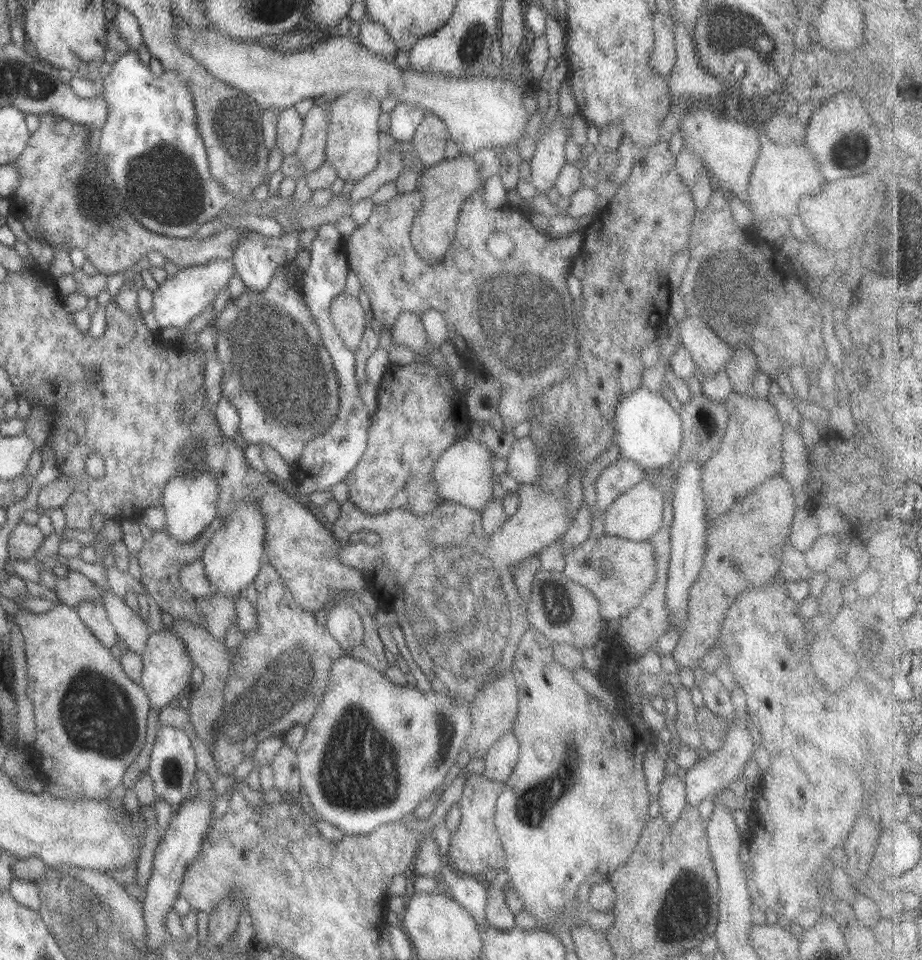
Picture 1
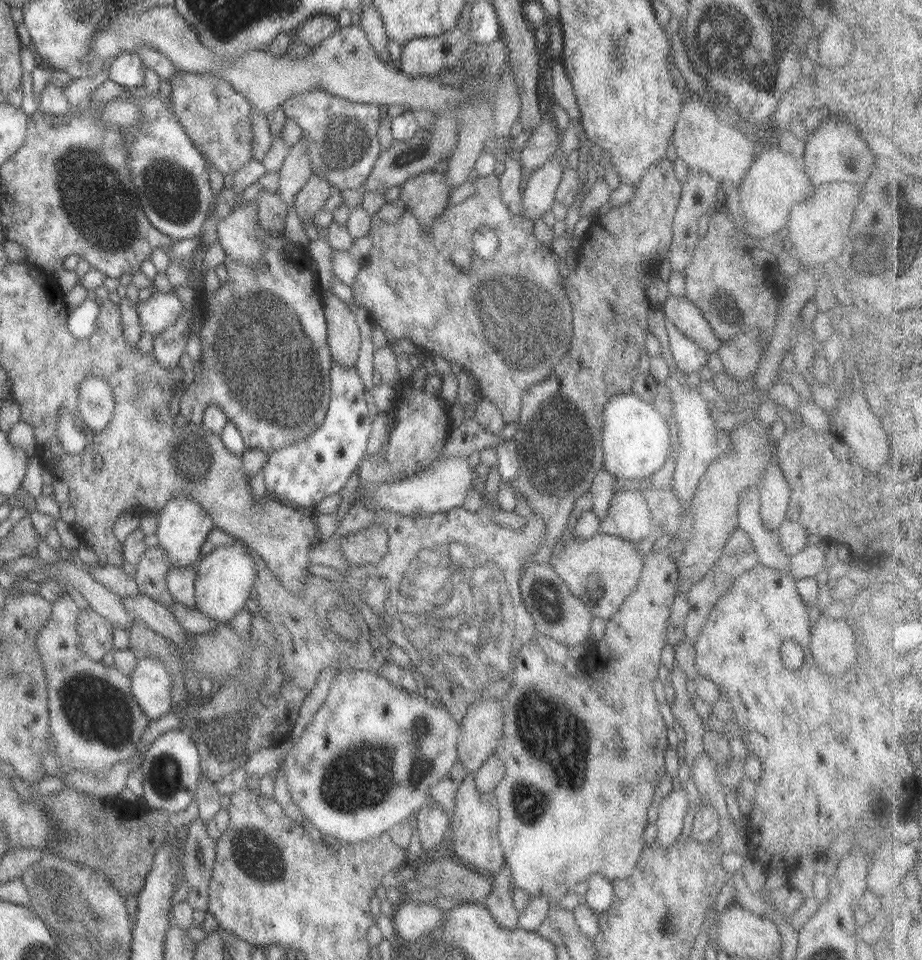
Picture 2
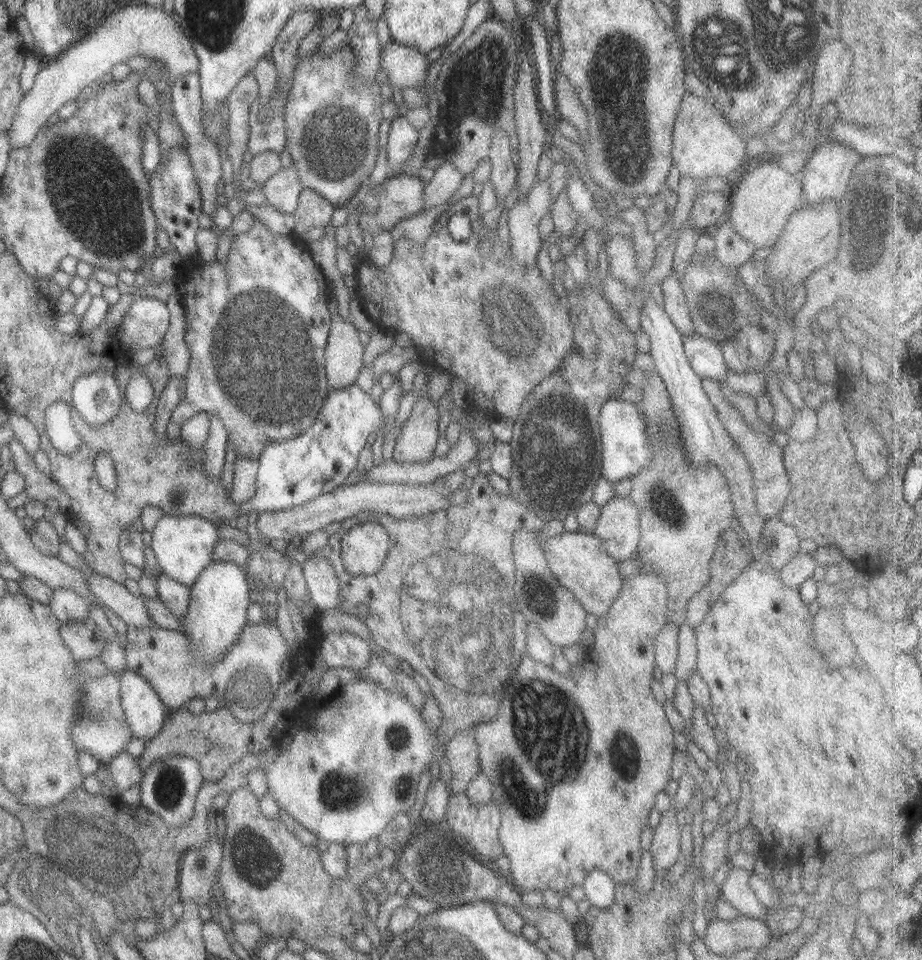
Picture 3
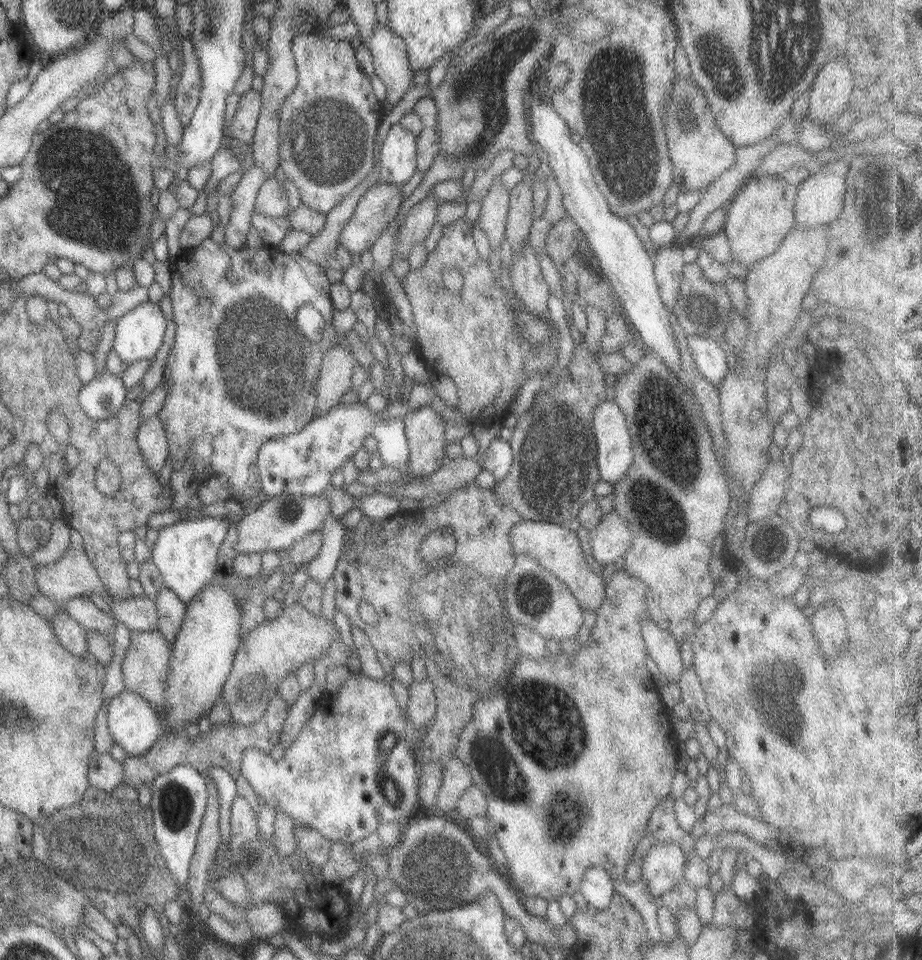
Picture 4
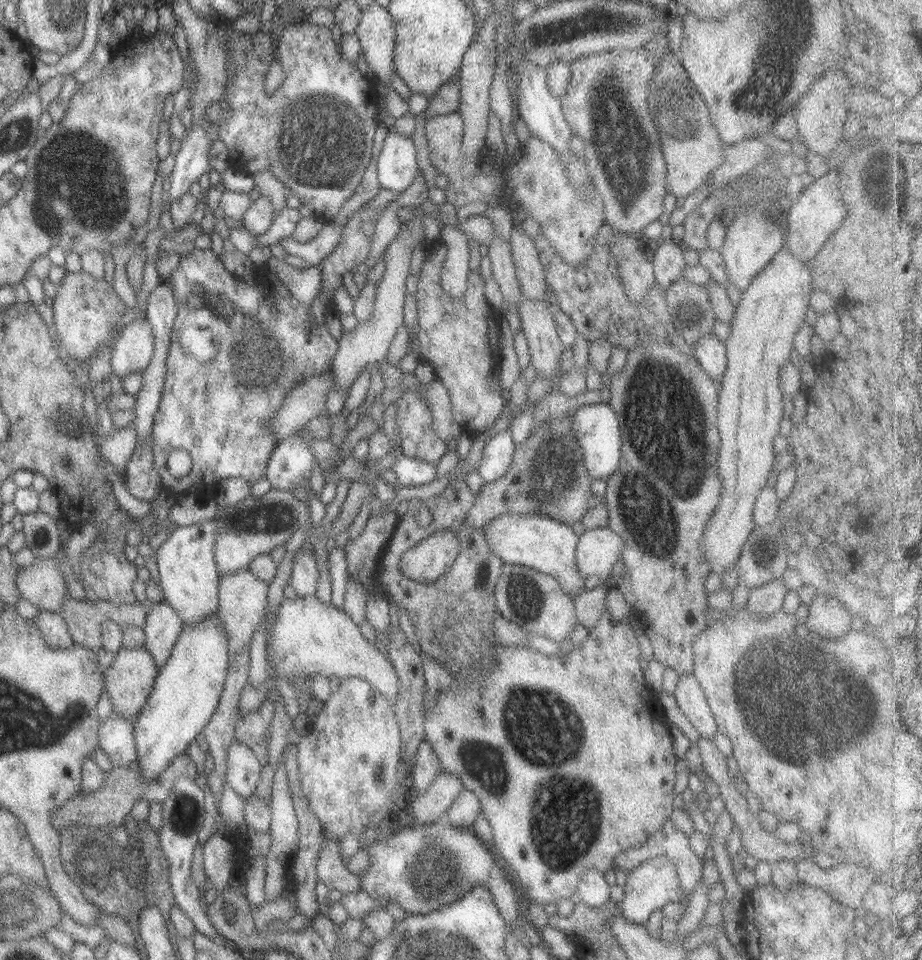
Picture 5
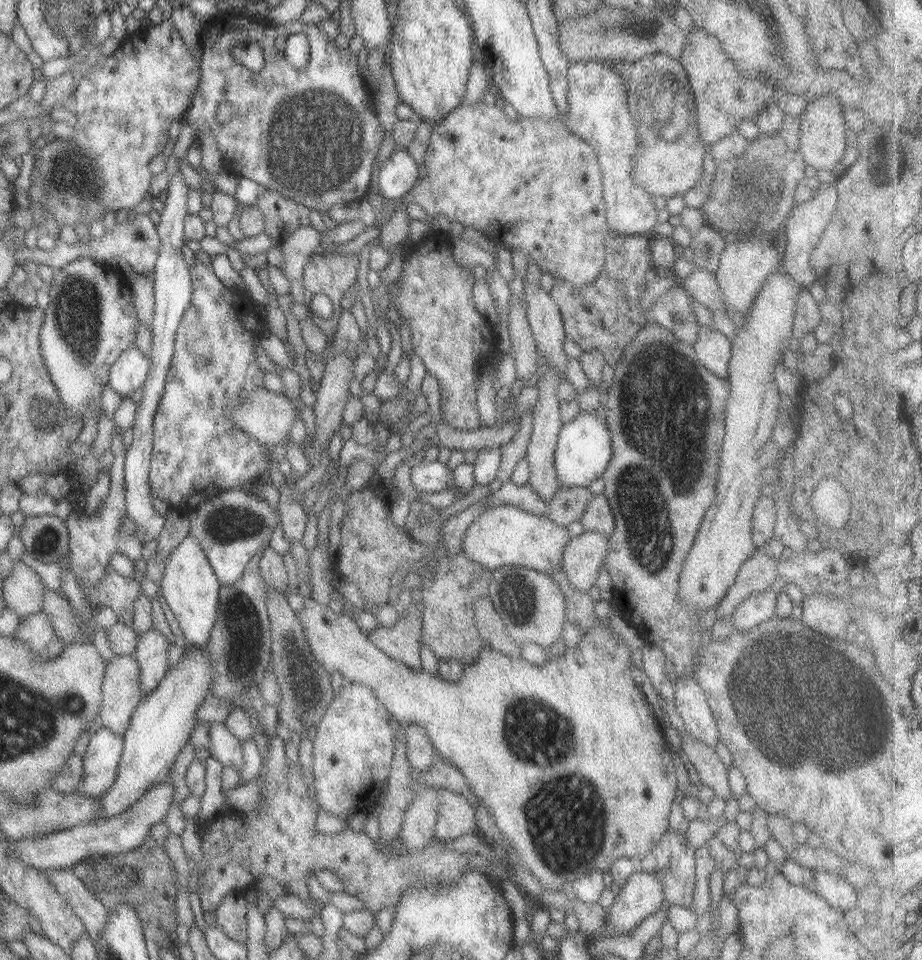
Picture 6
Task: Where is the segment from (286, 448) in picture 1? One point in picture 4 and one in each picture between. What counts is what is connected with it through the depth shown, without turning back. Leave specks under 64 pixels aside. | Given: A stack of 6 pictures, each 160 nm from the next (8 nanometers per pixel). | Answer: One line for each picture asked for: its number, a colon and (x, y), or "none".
2: (258, 330)
3: (268, 297)
4: (247, 325)

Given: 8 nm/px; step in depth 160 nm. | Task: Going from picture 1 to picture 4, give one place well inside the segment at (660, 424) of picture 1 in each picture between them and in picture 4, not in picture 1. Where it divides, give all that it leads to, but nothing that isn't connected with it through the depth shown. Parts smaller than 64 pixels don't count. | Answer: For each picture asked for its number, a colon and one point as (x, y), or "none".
2: (634, 439)
3: (624, 448)
4: (612, 446)

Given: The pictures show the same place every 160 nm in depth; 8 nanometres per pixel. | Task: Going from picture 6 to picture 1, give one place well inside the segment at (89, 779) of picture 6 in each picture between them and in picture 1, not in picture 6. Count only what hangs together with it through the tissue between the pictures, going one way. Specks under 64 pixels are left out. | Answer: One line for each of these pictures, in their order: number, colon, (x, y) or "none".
1: (165, 674)
2: (150, 684)
3: (144, 714)
4: (133, 726)
5: (115, 739)

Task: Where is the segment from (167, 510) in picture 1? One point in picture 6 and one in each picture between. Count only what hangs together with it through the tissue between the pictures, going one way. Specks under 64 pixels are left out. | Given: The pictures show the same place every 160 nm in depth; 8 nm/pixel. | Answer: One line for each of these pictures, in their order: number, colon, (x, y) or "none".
2: (182, 526)
3: (182, 546)
4: (184, 553)
5: (189, 579)
6: (190, 589)

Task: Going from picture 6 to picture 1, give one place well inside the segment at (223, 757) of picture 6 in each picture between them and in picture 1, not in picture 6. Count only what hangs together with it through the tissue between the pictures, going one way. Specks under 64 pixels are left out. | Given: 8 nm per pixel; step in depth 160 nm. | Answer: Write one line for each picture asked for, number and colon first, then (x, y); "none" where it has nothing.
1: (373, 750)
2: (365, 762)
3: (344, 777)
4: (332, 779)
5: (242, 773)

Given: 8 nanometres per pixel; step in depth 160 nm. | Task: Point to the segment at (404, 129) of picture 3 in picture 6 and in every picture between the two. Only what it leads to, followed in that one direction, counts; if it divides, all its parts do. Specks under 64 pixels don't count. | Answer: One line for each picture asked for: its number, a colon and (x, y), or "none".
4: (397, 155)
5: (395, 168)
6: (398, 172)

